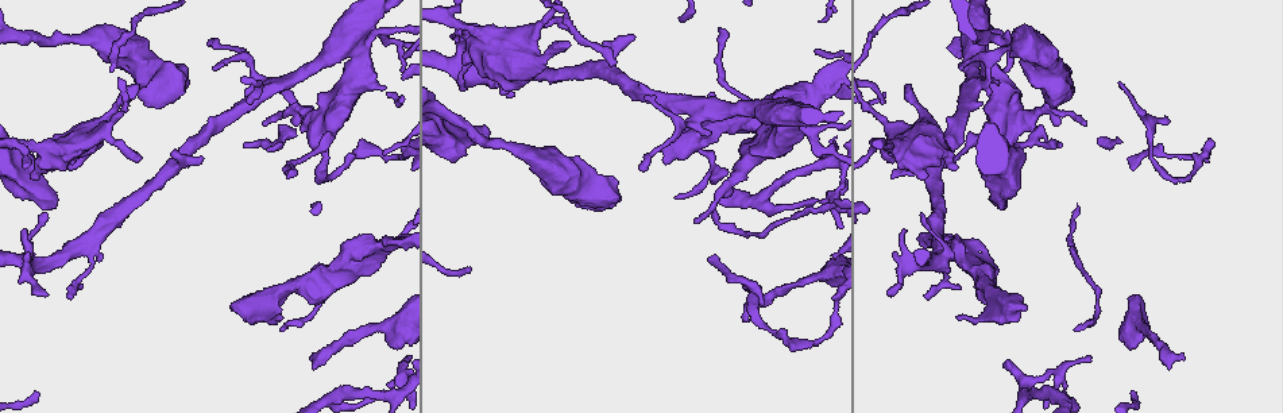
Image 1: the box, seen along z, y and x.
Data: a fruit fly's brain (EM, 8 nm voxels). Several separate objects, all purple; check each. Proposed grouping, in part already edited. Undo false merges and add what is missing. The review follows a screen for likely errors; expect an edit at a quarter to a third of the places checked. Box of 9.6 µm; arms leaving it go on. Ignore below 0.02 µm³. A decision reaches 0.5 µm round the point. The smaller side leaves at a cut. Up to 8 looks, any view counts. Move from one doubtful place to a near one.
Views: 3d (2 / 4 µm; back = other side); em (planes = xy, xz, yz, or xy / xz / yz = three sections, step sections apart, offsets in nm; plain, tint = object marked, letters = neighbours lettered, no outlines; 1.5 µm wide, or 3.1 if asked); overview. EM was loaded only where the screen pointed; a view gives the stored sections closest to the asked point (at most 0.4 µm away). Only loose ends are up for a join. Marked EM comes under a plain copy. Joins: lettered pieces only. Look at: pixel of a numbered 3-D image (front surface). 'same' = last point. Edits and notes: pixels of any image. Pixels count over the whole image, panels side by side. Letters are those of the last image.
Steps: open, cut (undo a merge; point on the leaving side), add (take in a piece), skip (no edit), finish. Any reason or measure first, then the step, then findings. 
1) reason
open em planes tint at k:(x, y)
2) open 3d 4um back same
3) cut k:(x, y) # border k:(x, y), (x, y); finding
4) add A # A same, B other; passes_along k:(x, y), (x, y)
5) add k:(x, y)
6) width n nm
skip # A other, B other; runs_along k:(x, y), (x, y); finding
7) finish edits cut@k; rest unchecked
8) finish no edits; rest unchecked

tapers out
open 3d 4um back at 1:(1119, 81)

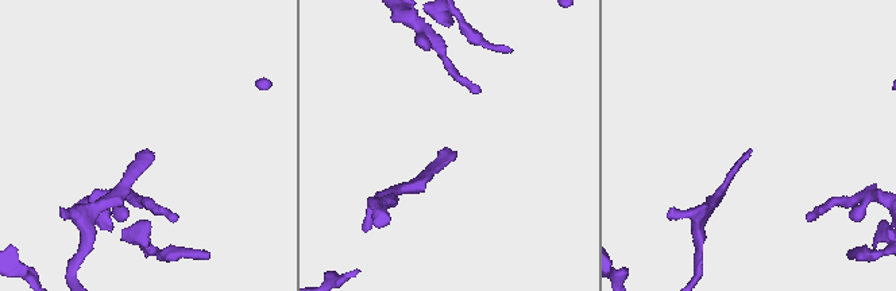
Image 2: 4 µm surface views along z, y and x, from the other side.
open em 3.1um xy step 8 tint at 2:(749, 150)

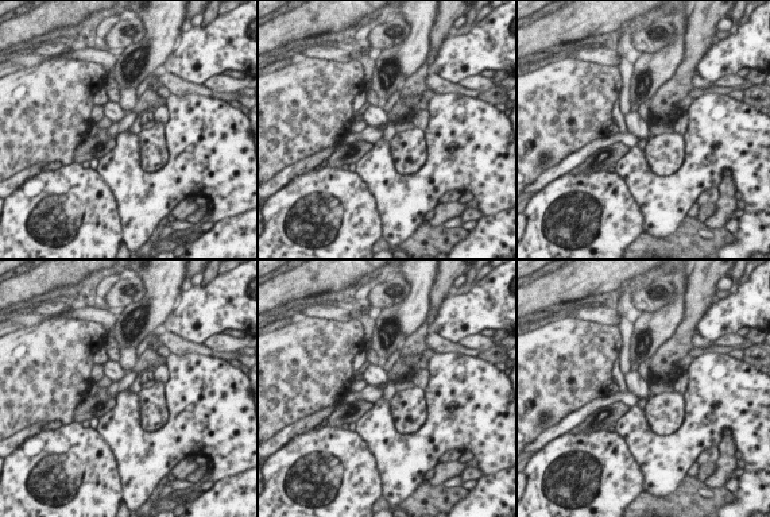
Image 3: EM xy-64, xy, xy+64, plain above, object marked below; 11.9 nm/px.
open em 3.1um planes letters same

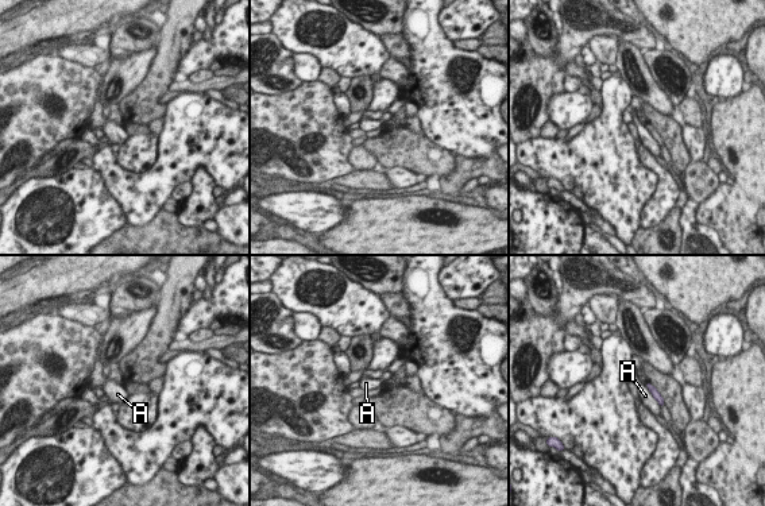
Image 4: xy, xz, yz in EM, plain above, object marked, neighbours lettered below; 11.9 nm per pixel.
skip # A other; border 4:(645, 385), (660, 406); none of them fits

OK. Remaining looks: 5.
stops while still wide
open em planes letters at 1:(1024, 310)

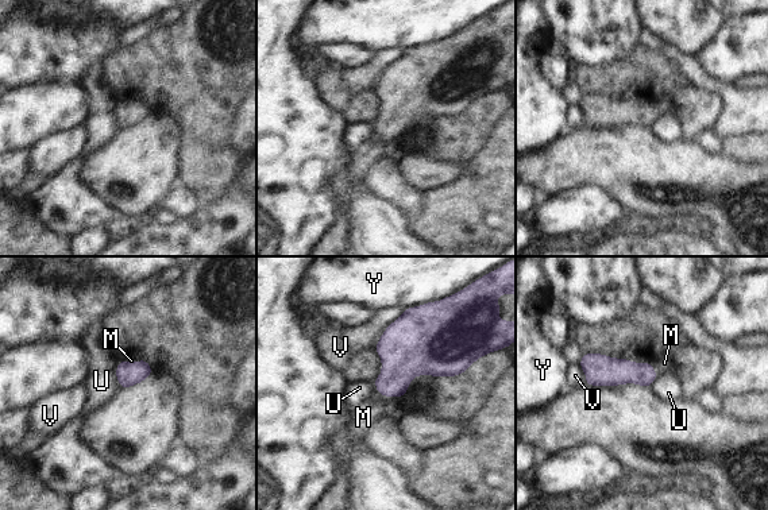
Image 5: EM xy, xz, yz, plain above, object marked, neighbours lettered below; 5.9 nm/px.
add M # M same, U other, V other, Y other; passes_along 5:(605, 371), (645, 362), (664, 363); the neuron continues

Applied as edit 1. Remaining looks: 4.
an open end
open 3d 2um at 1:(214, 68)

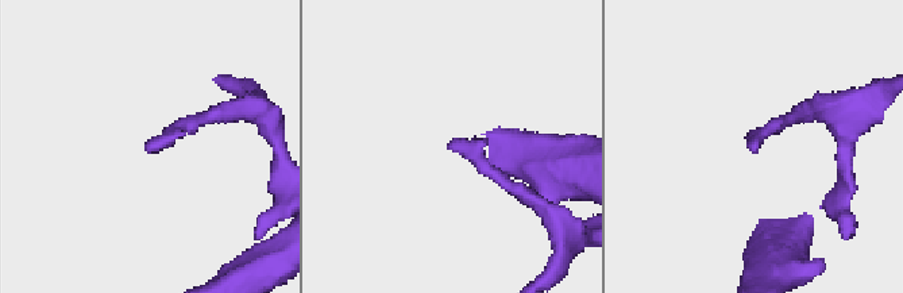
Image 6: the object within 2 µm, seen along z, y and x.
open em planes letters at 6:(753, 151)

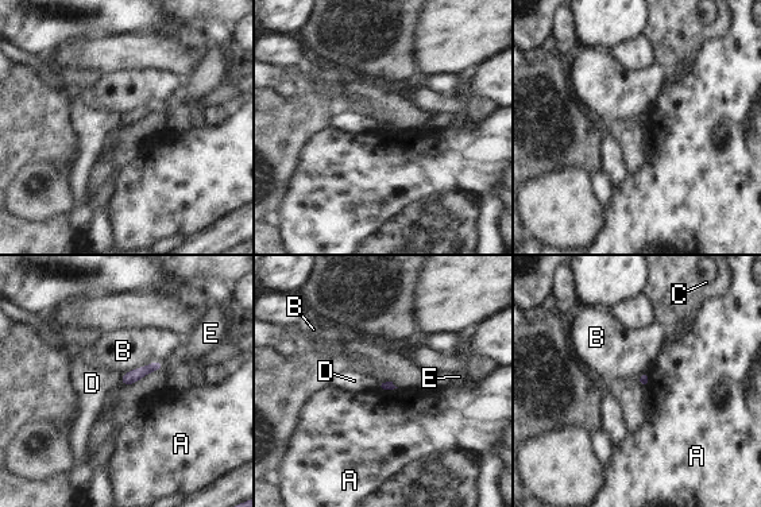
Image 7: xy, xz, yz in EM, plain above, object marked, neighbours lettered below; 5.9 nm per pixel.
longest_contact B 280 nm
skip # A other, B other, C other, D other, E other; border 7:(378, 387), (382, 390), (397, 389); no lettered piece goes on from it

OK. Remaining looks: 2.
finish edits add@5; rest unchecked

